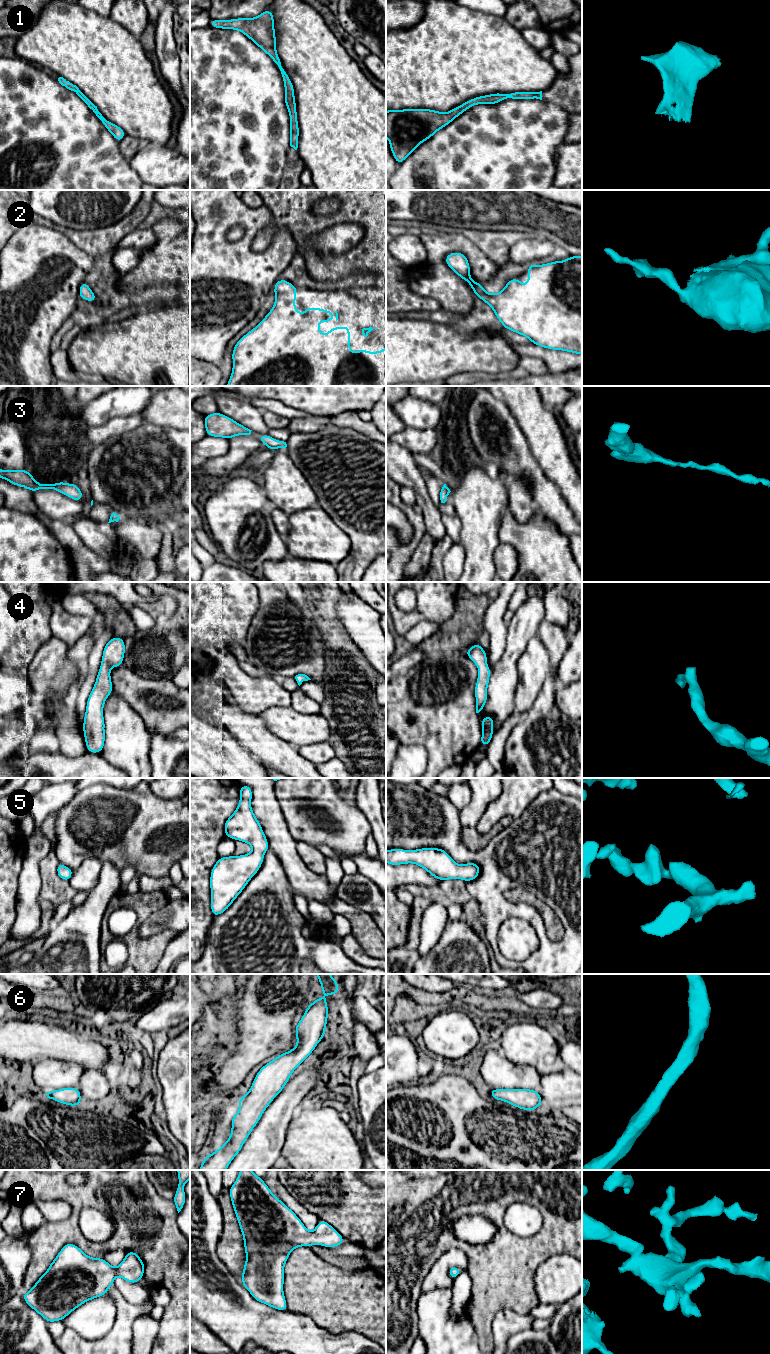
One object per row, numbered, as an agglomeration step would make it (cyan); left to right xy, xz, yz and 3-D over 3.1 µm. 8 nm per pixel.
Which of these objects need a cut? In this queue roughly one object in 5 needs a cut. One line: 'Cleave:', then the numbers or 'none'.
Cleave: none

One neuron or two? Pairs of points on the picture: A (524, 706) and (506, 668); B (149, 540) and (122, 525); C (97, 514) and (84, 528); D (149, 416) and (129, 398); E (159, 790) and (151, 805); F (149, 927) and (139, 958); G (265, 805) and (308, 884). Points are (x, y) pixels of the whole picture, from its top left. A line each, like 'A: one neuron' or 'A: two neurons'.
A: two neurons
B: one neuron
C: two neurons
D: two neurons
E: two neurons
F: two neurons
G: one neuron

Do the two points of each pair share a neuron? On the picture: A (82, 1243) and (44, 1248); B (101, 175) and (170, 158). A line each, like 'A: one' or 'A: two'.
A: one
B: two

